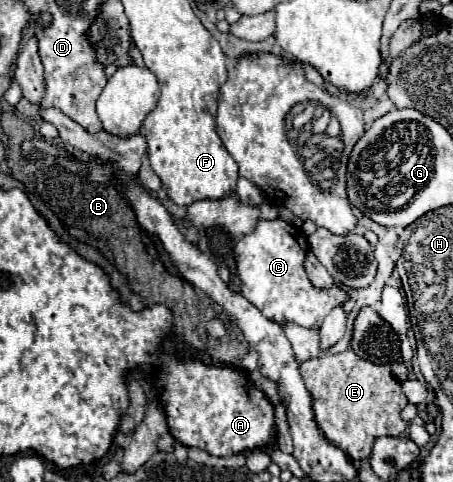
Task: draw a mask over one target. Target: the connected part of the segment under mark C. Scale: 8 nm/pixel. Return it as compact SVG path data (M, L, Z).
M283 219L259 221L253 233L235 243L233 253L241 295L253 303L267 319L279 325L291 321L307 329L319 329L325 315L349 299L349 293L337 285L329 287L327 291L313 287L303 267L307 255L307 237L299 227Z

